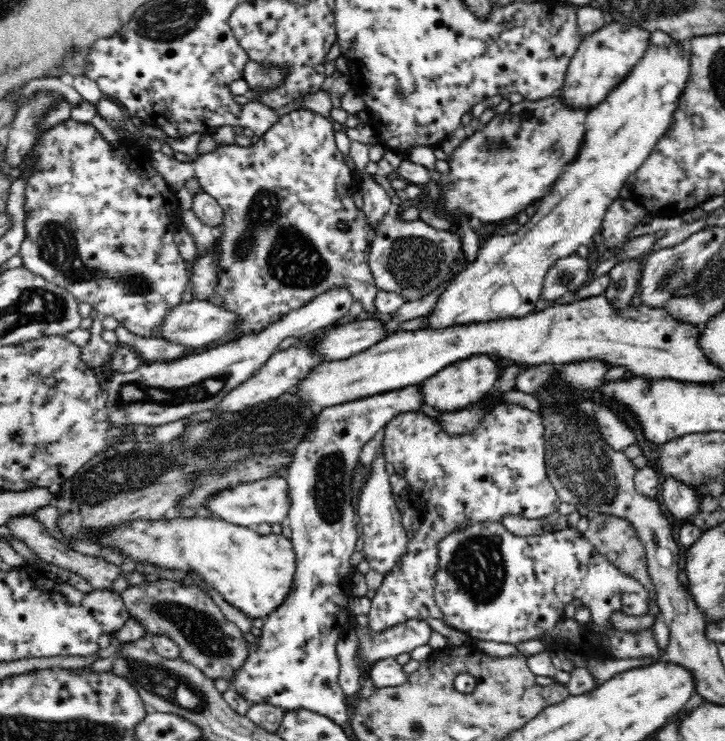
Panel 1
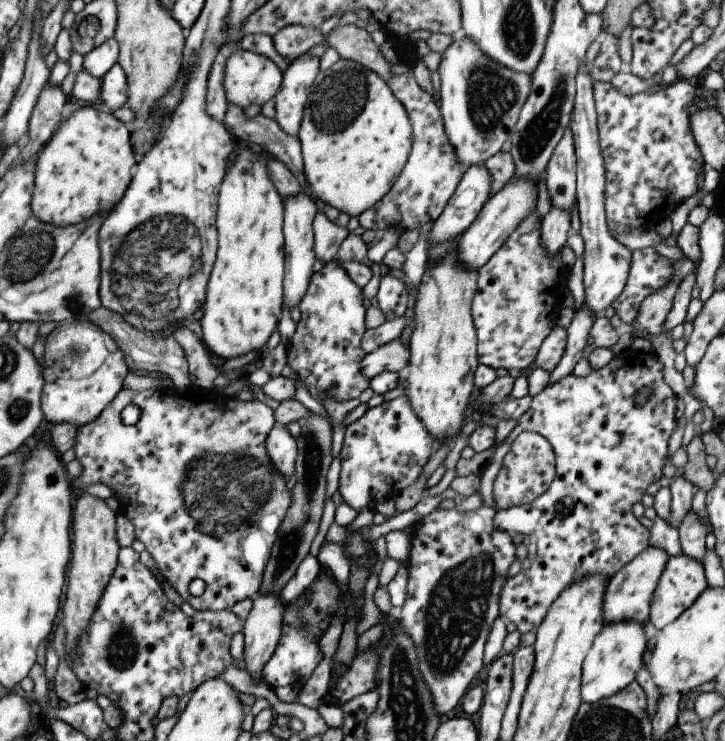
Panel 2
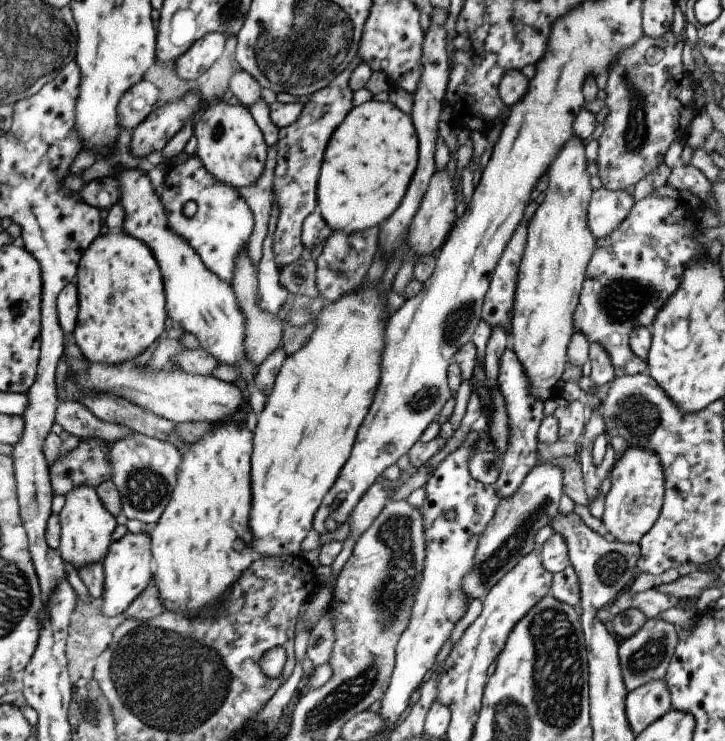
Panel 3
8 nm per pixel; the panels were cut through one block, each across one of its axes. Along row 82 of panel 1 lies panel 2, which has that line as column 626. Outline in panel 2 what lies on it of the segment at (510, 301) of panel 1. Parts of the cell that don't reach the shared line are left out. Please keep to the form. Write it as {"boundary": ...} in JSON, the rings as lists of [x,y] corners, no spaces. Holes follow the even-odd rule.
{"boundary":[[[619,621],[603,624],[593,639],[581,665],[580,700],[592,703],[607,698],[619,692],[633,679],[636,679],[636,672],[642,664],[642,654],[648,648],[646,642],[649,635],[650,631],[644,630],[644,626],[637,621]]]}

